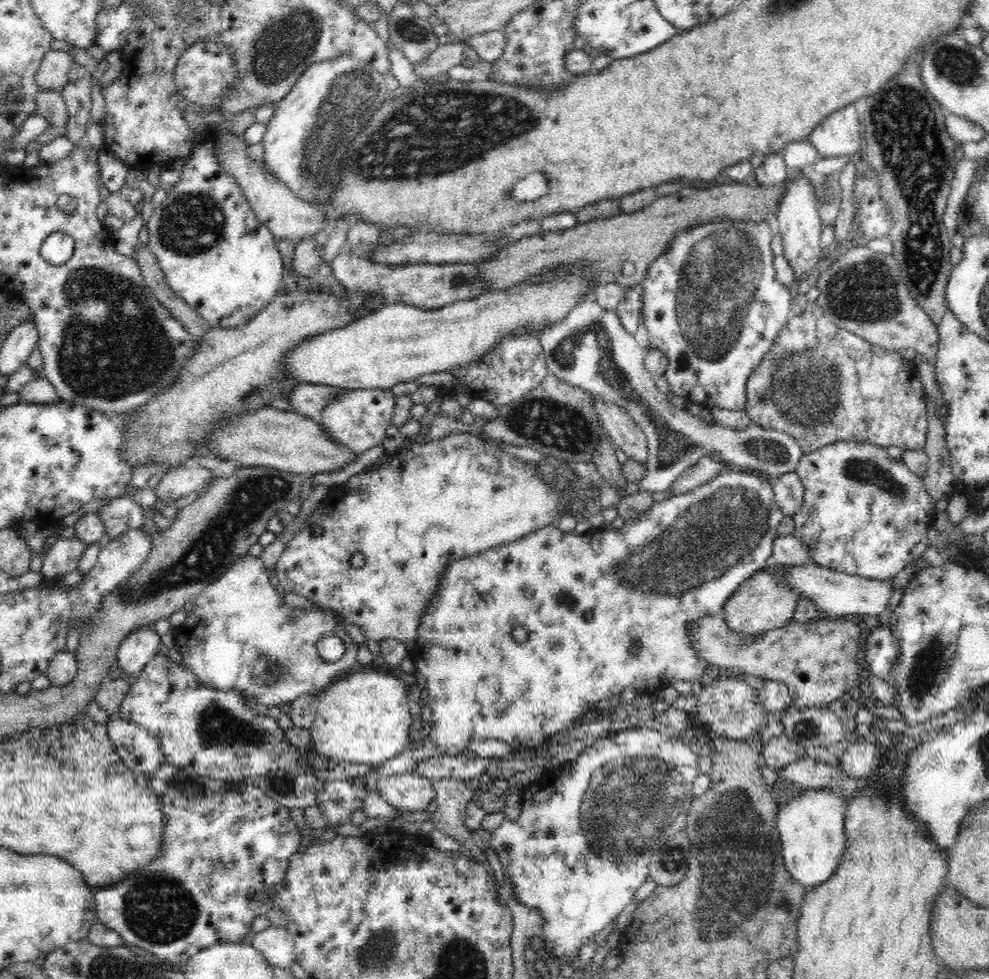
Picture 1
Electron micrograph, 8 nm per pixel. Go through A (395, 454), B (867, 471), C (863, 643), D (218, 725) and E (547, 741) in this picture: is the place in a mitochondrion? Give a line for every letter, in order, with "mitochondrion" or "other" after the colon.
A: other
B: mitochondrion
C: other
D: mitochondrion
E: other

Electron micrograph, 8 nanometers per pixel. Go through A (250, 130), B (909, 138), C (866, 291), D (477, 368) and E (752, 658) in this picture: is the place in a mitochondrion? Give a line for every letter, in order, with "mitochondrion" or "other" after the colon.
A: other
B: mitochondrion
C: mitochondrion
D: other
E: other

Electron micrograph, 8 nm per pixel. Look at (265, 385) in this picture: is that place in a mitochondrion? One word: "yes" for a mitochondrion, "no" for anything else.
yes

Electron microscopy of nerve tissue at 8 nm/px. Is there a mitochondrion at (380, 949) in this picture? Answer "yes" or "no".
yes

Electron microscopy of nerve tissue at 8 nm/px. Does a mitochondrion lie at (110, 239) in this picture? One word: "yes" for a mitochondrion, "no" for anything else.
no

